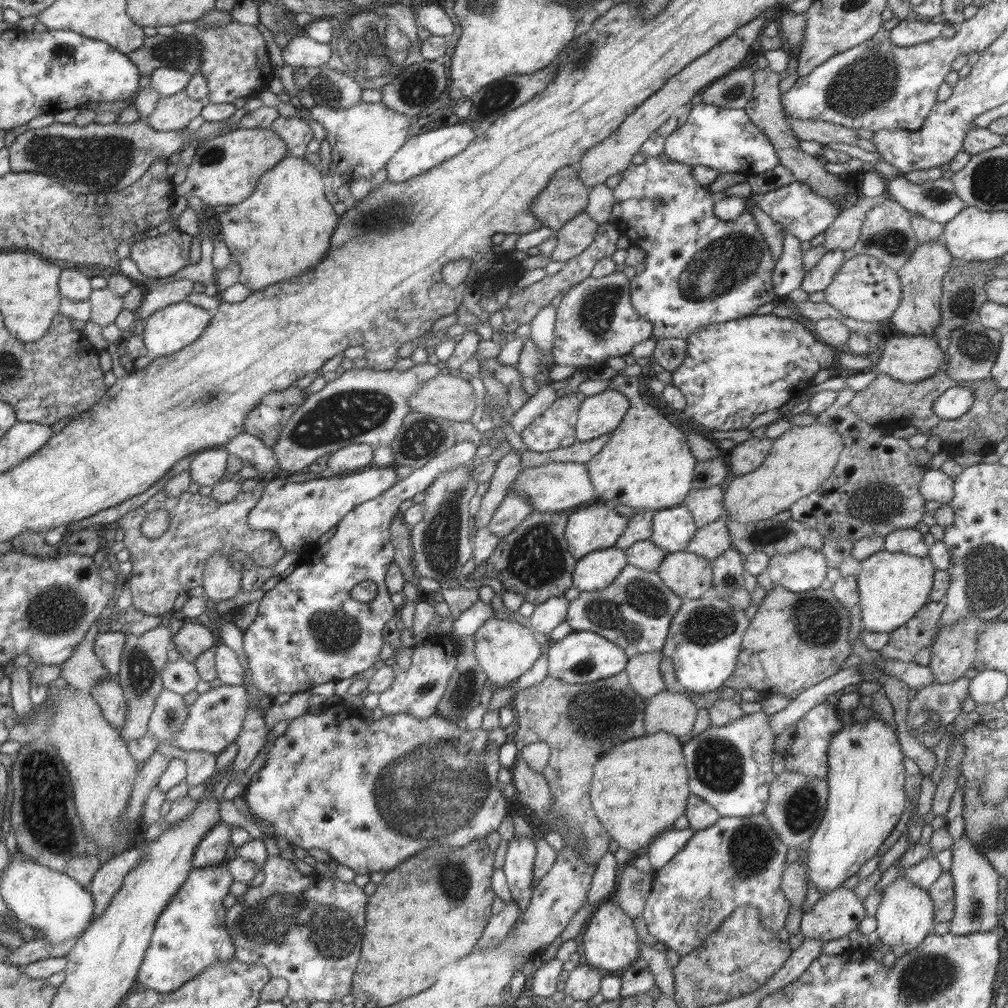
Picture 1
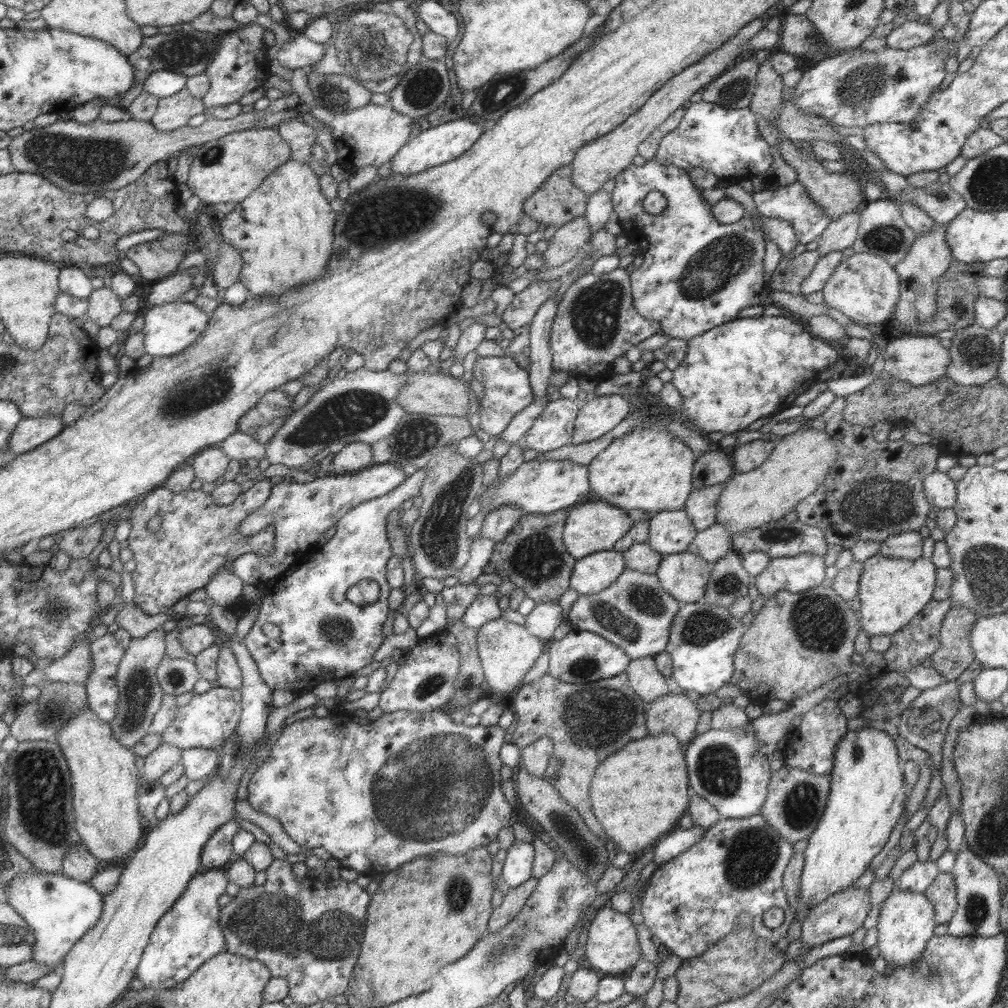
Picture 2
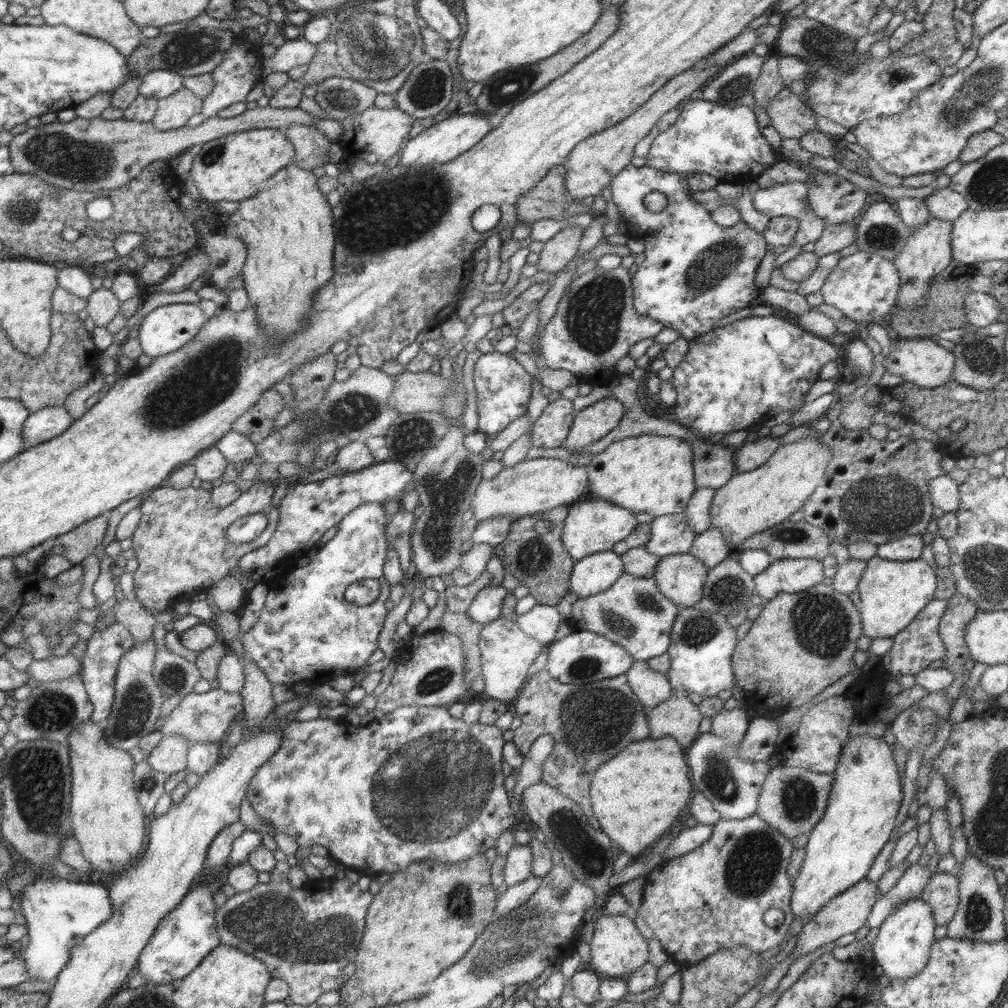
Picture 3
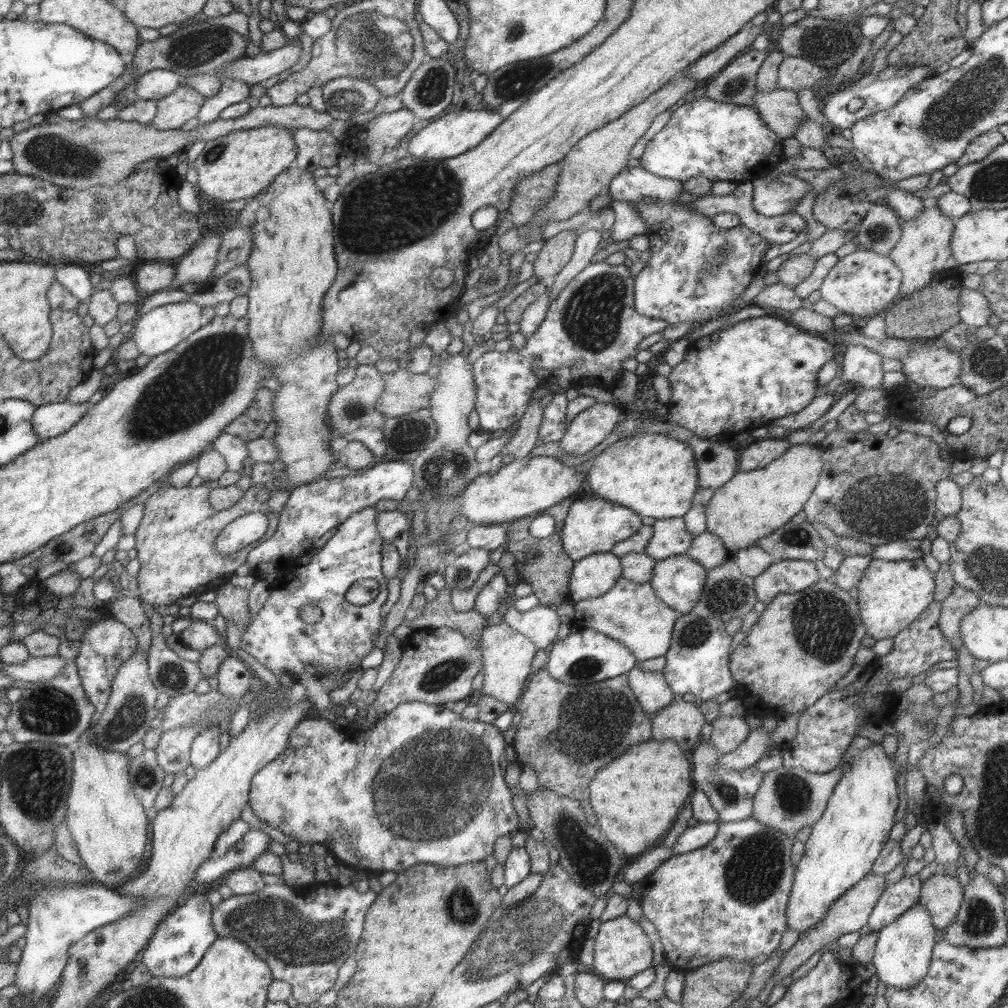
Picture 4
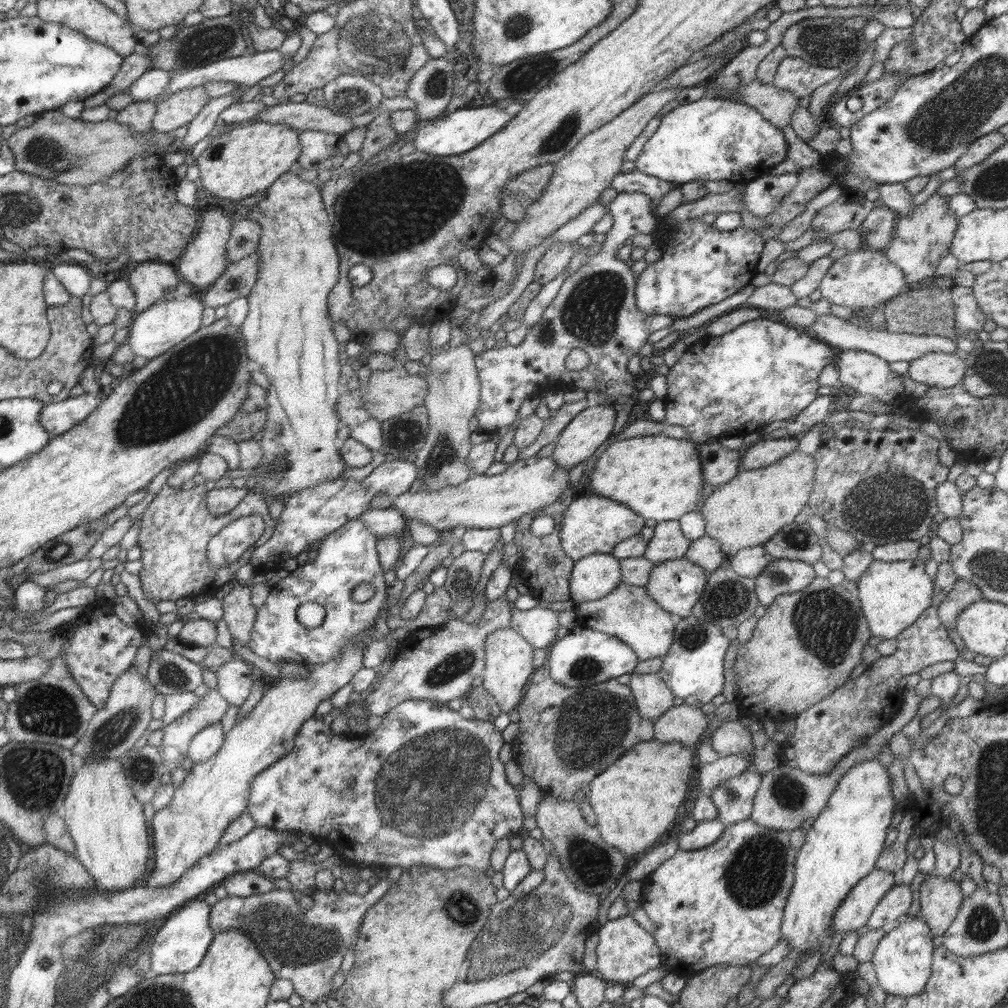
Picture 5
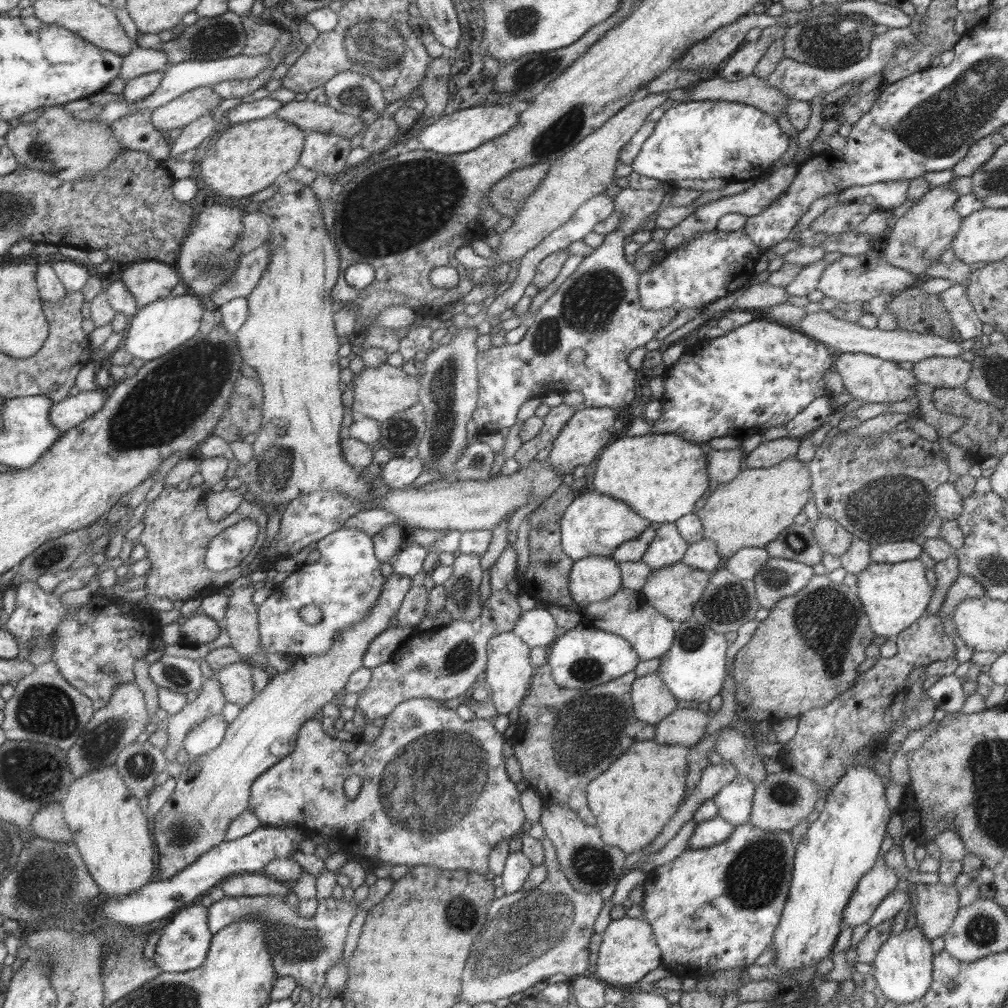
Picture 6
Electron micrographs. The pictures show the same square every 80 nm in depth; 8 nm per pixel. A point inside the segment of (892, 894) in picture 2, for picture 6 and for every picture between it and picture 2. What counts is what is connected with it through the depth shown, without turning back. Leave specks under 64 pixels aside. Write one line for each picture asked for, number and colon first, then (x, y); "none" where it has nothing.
3: (901, 948)
4: (902, 952)
5: (902, 960)
6: (902, 968)

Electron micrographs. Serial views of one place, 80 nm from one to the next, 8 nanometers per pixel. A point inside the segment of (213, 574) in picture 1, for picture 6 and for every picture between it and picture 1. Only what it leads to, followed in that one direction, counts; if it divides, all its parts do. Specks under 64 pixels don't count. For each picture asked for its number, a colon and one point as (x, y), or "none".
2: (223, 588)
3: (227, 593)
4: (231, 601)
5: (238, 613)
6: (240, 617)

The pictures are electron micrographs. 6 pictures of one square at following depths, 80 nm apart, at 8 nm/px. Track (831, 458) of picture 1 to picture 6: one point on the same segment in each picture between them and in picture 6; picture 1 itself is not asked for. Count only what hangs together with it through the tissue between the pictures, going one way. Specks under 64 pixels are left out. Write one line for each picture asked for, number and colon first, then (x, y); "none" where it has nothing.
2: (800, 461)
3: (750, 502)
4: (753, 503)
5: (749, 509)
6: (749, 511)

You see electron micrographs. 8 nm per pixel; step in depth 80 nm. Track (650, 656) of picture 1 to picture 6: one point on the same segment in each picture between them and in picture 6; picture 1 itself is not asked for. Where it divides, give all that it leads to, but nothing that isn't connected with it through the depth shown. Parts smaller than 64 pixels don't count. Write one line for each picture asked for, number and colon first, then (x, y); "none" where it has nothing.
2: (647, 682)
3: (651, 687)
4: (652, 692)
5: (652, 696)
6: (651, 700)

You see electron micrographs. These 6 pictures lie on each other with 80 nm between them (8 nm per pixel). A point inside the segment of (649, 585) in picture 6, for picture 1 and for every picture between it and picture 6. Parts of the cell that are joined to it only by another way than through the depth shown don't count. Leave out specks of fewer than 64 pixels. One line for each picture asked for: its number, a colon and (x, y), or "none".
1: (688, 575)
2: (684, 576)
3: (680, 578)
4: (678, 581)
5: (675, 585)

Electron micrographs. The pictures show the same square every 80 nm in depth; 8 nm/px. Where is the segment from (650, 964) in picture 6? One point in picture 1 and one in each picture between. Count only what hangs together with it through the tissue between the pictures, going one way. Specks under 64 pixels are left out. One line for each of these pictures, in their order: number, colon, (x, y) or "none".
1: (610, 944)
2: (612, 946)
3: (616, 949)
4: (621, 949)
5: (624, 951)

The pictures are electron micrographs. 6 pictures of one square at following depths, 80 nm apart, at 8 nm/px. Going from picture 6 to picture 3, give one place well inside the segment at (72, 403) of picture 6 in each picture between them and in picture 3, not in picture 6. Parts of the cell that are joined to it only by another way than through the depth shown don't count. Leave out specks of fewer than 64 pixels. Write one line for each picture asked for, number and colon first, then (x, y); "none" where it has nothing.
3: (39, 426)
4: (49, 420)
5: (56, 418)

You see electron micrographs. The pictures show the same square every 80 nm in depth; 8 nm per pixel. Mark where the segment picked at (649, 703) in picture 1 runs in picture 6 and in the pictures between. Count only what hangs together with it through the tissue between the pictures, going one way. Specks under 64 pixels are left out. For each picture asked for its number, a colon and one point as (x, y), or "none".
2: (674, 713)
3: (677, 716)
4: (680, 721)
5: (686, 724)
6: (686, 726)

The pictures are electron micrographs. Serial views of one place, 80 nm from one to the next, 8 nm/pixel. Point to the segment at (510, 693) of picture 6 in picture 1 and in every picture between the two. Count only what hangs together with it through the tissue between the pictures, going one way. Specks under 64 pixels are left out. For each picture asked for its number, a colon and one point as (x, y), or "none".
1: (504, 649)
2: (506, 650)
3: (506, 653)
4: (506, 654)
5: (507, 655)

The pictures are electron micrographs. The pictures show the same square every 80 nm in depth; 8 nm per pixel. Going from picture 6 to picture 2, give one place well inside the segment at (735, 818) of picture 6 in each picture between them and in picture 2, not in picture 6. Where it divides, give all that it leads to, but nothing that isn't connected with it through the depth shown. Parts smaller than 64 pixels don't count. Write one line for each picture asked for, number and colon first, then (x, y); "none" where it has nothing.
2: (724, 768)
3: (731, 784)
4: (730, 792)
5: (733, 798)

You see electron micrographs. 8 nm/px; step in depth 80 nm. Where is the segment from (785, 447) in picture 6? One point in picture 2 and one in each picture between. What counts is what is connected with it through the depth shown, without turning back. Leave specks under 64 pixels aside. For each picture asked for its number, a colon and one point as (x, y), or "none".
2: (746, 457)
3: (750, 456)
4: (758, 454)
5: (765, 451)

